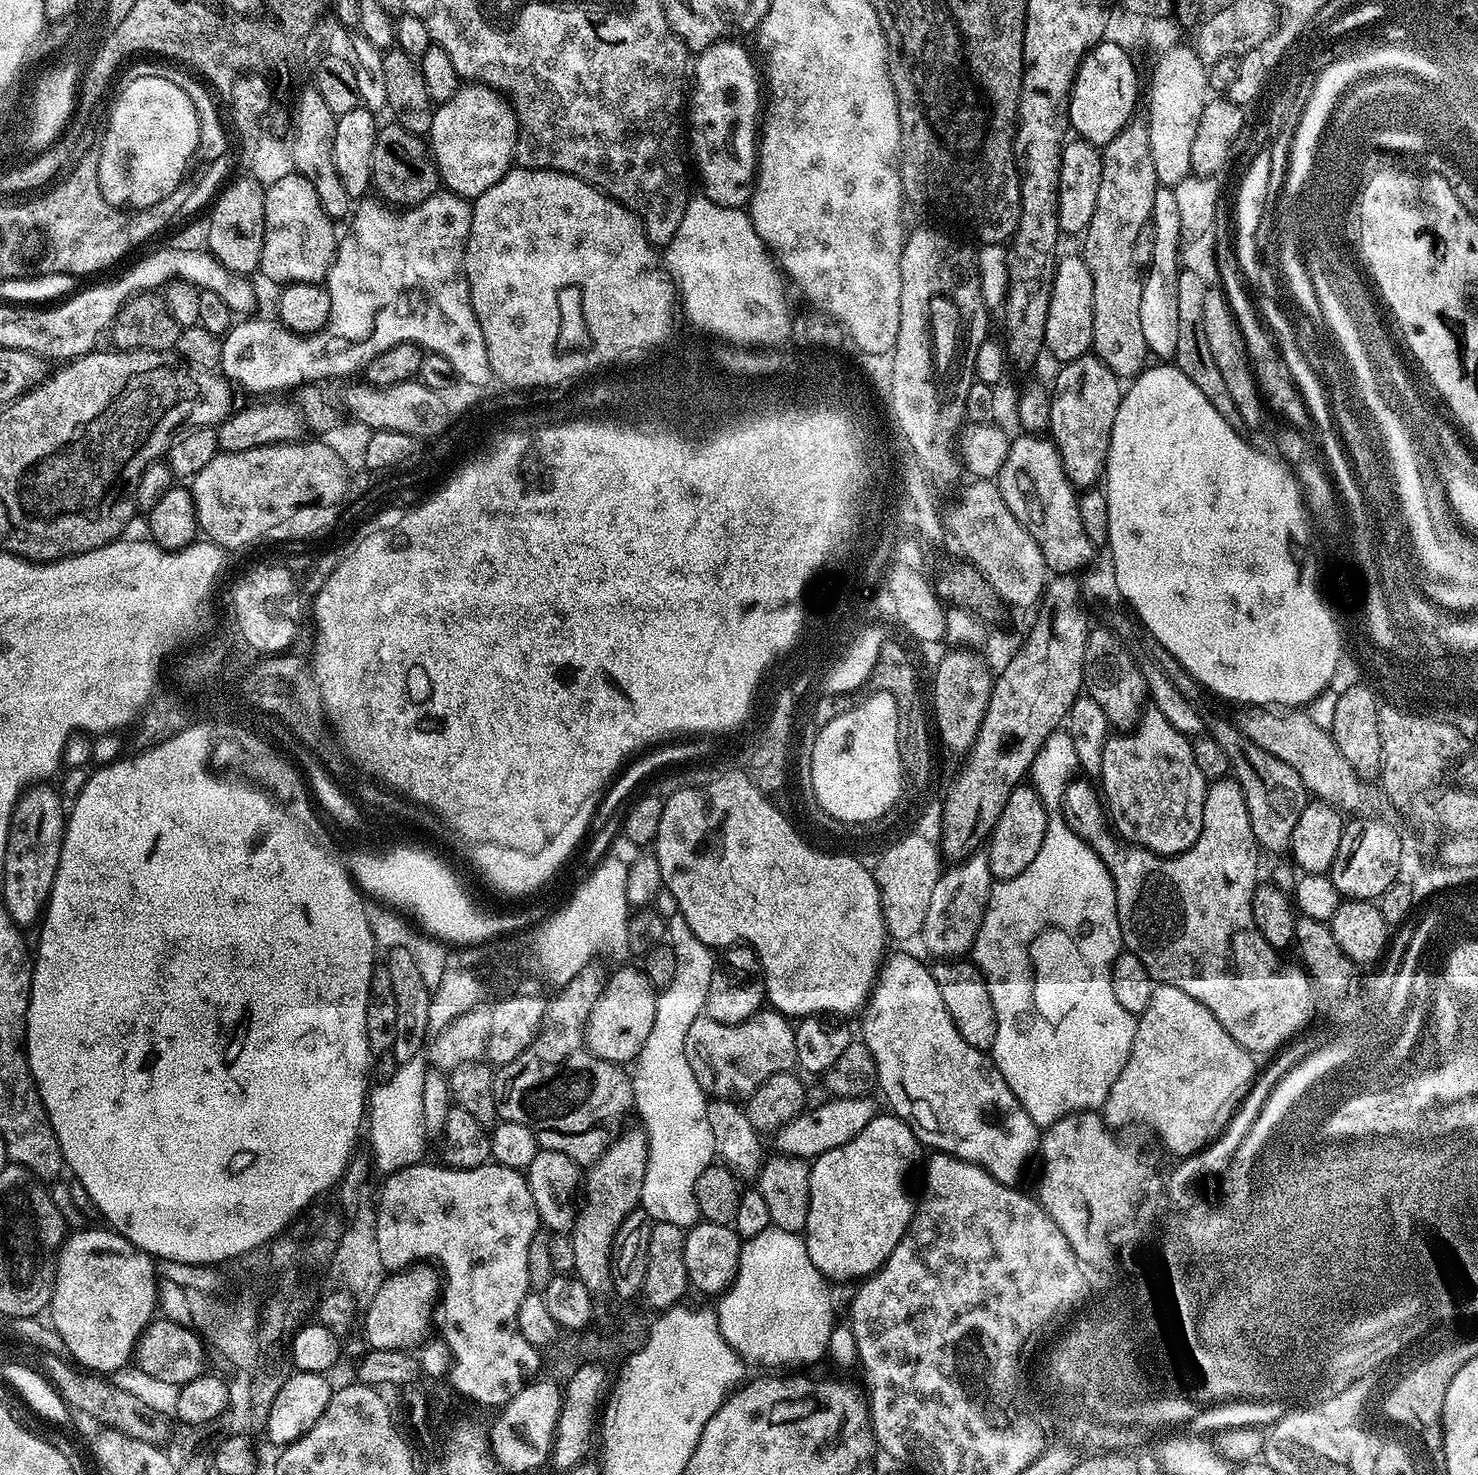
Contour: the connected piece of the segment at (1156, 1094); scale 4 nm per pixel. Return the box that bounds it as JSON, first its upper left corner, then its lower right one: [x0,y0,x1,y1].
[1102,983,1258,1158]

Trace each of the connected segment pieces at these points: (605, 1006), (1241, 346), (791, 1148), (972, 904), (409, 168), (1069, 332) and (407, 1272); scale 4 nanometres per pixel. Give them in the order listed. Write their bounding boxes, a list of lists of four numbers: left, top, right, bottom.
[[586,967,657,1066],[1202,286,1266,428],[774,1095,878,1158],[920,852,994,960],[372,122,440,206],[1044,255,1094,365],[362,1262,442,1350]]

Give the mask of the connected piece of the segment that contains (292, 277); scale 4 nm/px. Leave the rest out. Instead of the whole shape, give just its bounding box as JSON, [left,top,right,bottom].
[259,174,338,286]

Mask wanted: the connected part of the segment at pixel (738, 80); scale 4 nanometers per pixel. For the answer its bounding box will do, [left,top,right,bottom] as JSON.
[686,41,762,208]

